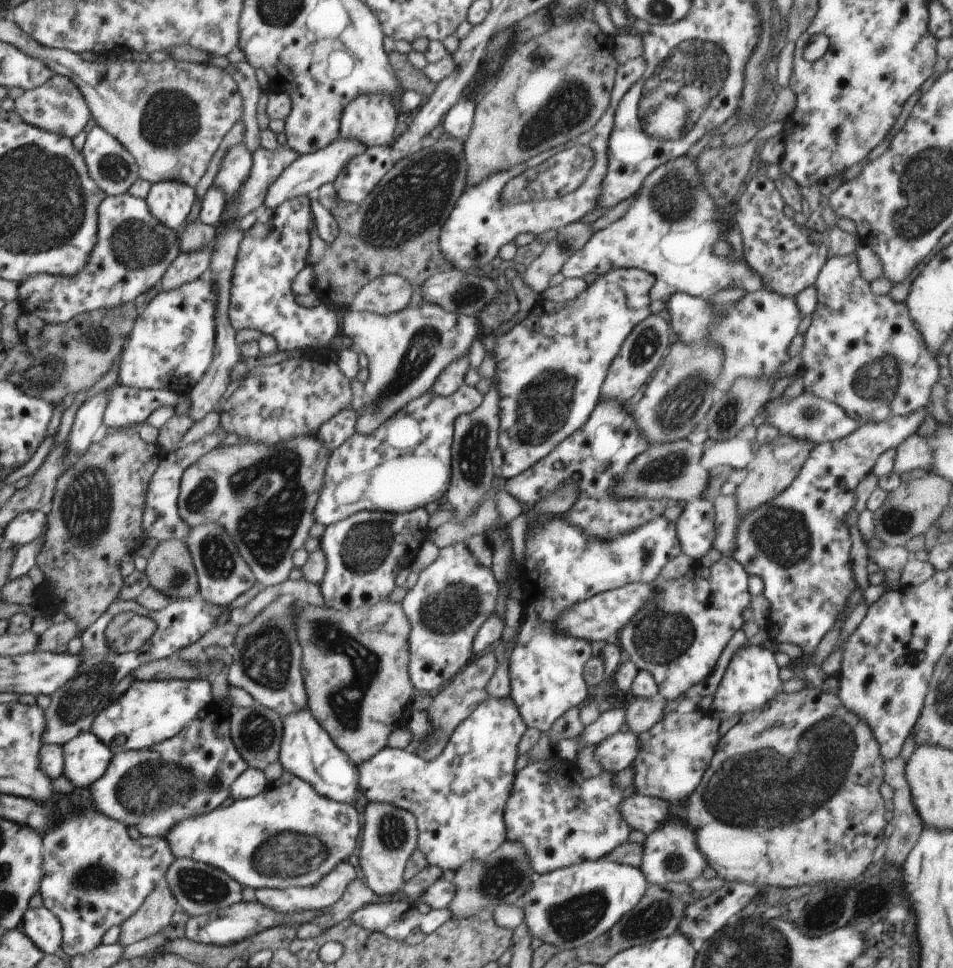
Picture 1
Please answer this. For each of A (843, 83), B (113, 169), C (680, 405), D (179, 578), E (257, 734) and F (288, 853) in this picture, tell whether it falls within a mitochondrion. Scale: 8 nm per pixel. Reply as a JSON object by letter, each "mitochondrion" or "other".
{"A":"other","B":"mitochondrion","C":"mitochondrion","D":"mitochondrion","E":"mitochondrion","F":"mitochondrion"}

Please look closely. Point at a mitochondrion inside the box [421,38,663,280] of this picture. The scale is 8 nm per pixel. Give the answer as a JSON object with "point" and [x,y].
{"point":[571,106]}

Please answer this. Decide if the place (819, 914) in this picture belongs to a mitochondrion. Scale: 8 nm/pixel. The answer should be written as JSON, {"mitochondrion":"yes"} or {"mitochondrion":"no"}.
{"mitochondrion":"no"}

